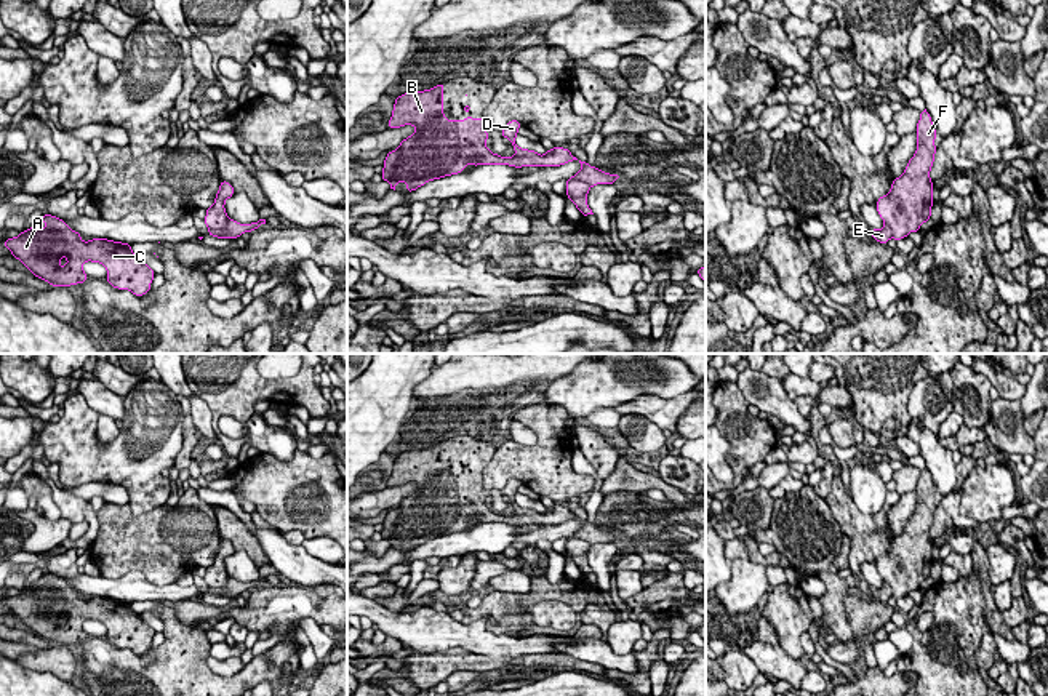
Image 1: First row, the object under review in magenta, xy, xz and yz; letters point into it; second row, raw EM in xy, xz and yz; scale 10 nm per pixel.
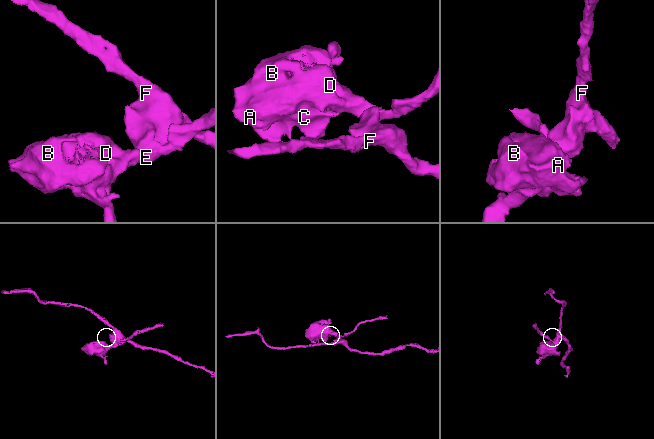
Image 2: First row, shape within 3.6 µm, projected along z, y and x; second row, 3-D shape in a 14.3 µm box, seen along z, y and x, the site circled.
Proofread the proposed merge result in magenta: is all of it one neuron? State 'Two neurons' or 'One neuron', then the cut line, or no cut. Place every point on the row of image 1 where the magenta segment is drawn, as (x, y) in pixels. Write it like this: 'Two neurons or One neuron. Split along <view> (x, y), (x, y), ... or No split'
Two neurons. Split along xy (228, 216), (228, 223), (221, 229), (210, 229)

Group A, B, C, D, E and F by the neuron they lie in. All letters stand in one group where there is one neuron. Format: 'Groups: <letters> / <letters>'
Groups: A B C D E / F

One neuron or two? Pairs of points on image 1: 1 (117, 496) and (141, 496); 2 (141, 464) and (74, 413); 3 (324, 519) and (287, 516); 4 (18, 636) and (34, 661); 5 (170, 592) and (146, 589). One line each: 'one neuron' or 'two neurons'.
1: two neurons
2: one neuron
3: one neuron
4: two neurons
5: one neuron

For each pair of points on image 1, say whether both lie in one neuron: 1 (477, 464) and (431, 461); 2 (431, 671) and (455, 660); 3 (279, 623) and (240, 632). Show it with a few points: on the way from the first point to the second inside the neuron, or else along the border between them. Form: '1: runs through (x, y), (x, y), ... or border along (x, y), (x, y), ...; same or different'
1: runs through (466, 464), (461, 461), (442, 463); same
2: runs through (437, 668), (448, 661); same
3: border along (236, 621), (248, 631); different

